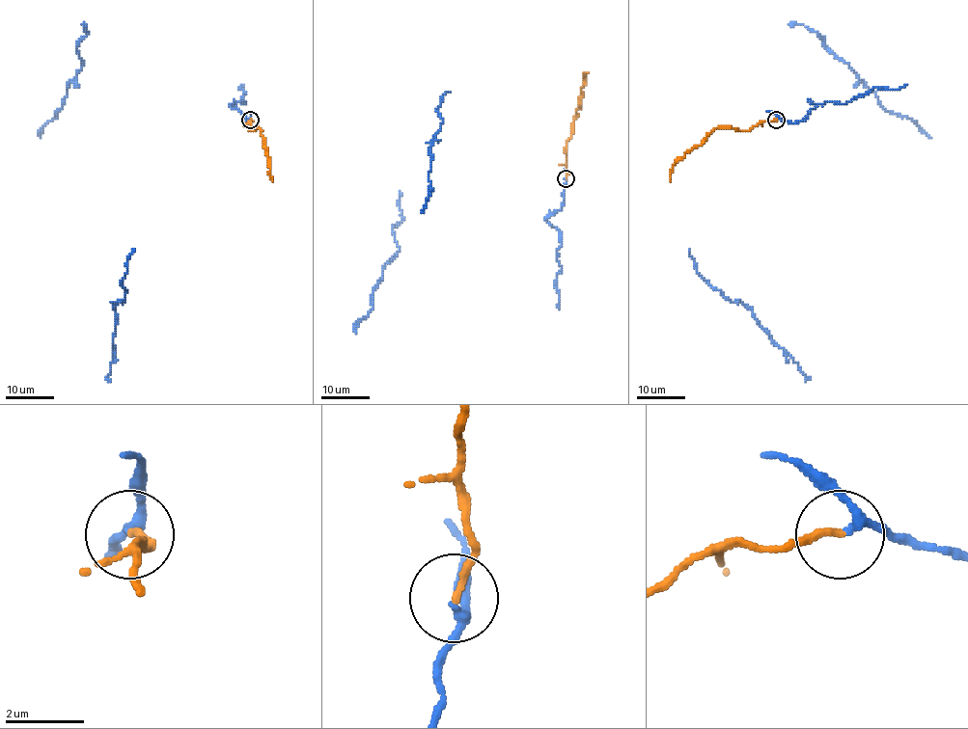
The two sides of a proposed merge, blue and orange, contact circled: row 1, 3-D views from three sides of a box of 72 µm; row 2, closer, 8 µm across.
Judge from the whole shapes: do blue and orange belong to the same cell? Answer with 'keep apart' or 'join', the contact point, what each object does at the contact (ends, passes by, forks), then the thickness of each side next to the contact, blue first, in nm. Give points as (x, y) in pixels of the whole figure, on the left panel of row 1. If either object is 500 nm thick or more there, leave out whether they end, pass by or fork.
join; at (250, 120); blue passes by; orange ends there; 200 nm thick on the blue side, 170 nm on the other

